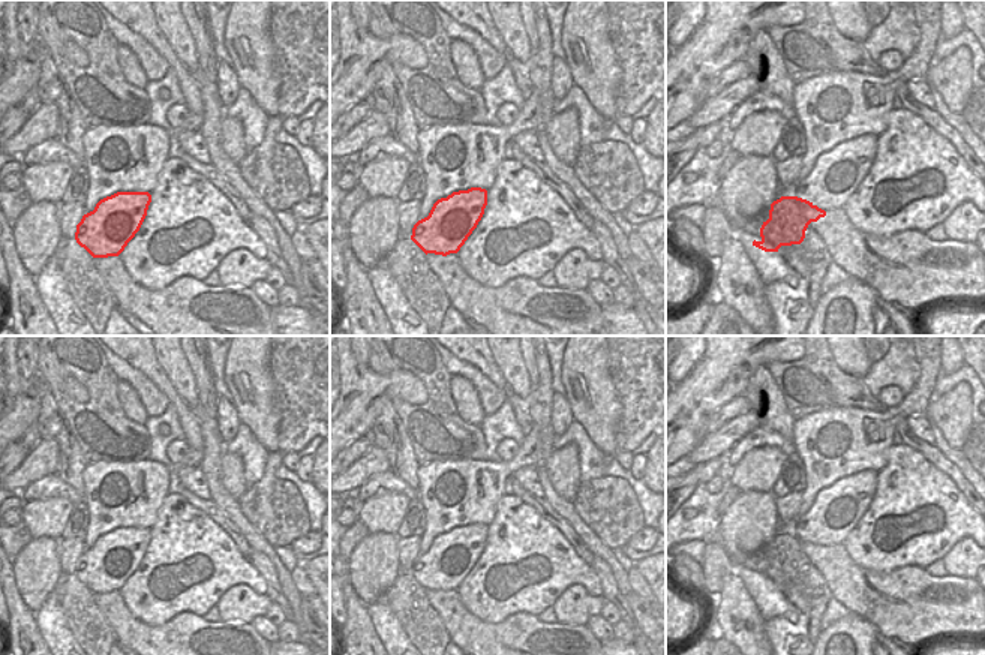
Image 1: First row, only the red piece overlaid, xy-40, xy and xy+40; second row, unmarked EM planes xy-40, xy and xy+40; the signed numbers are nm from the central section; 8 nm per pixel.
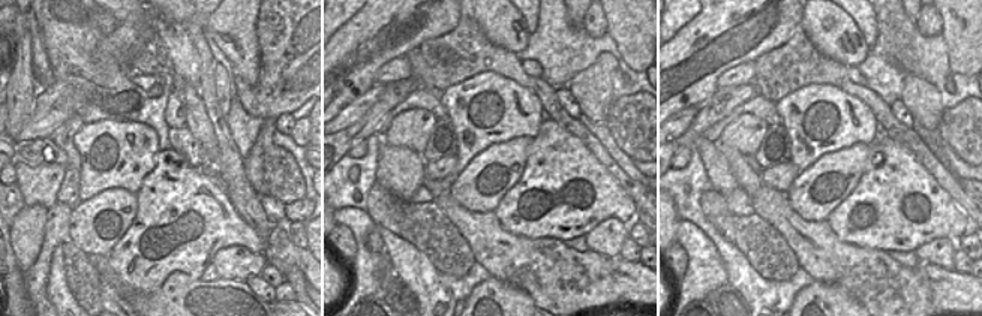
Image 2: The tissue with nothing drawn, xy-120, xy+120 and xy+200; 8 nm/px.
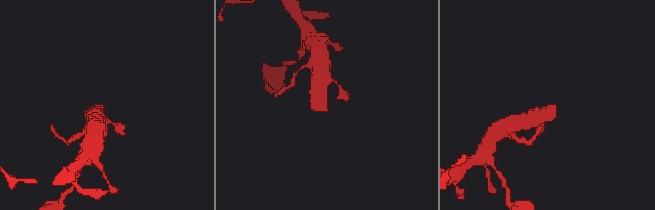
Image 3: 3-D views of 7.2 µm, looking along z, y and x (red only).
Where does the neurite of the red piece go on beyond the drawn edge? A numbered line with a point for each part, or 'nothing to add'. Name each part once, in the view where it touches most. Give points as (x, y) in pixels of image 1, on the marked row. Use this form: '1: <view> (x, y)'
1: xy+40 (828, 182)

